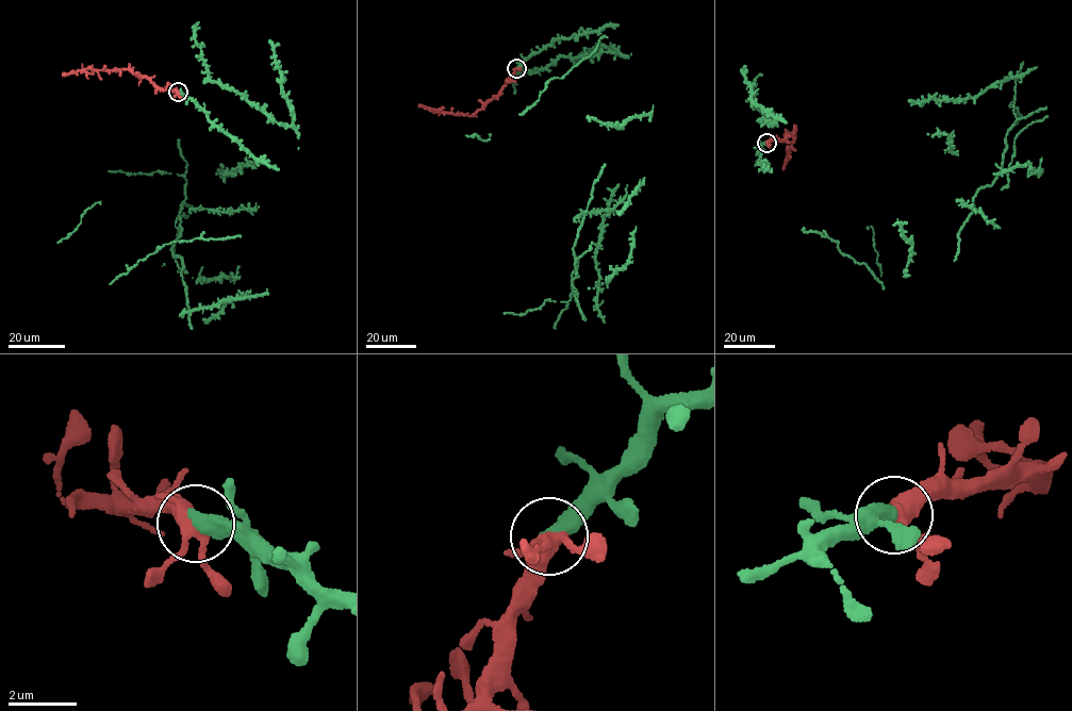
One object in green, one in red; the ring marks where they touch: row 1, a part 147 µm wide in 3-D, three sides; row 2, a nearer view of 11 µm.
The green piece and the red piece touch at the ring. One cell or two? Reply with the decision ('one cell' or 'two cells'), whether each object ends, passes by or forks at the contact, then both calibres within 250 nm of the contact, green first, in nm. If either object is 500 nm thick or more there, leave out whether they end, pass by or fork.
one cell | green ends | red forks | 480/360 nm

